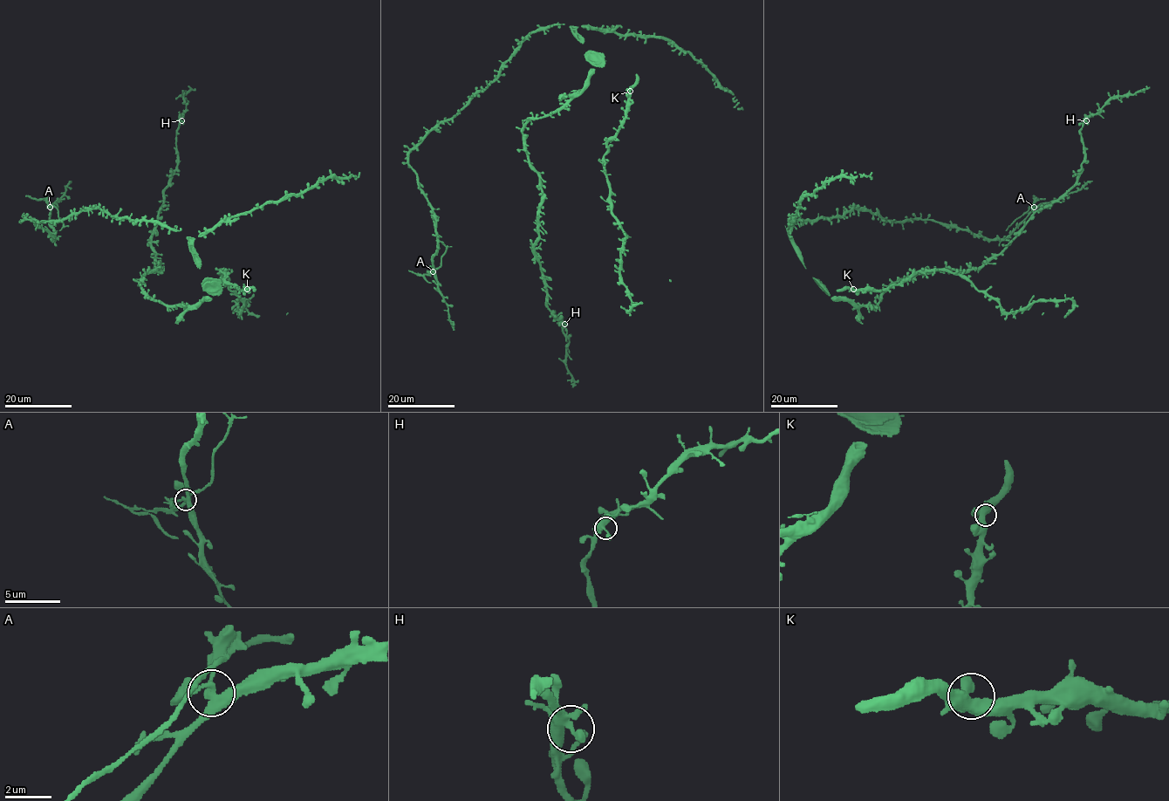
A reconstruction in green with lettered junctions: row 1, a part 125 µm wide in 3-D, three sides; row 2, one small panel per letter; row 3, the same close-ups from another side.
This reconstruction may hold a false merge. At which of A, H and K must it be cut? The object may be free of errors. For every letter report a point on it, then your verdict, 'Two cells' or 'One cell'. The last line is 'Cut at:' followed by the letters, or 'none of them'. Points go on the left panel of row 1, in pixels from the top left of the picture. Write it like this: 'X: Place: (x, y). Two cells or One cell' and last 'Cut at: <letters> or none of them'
A: Place: (50, 207). Two cells
H: Place: (181, 120). One cell
K: Place: (247, 289). One cell
Cut at: A

